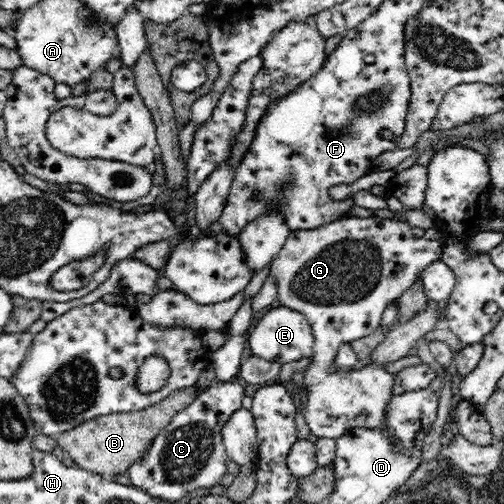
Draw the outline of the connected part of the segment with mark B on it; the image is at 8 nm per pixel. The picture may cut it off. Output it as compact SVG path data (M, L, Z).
M192 386L174 391L158 404L139 411L97 416L73 430L56 435L54 439L63 451L70 454L76 466L109 477L122 474L147 451L154 438L170 424L172 417L194 402L199 395L195 393L195 388L196 386Z

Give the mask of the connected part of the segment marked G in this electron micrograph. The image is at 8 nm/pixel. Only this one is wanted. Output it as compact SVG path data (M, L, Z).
M349 215L315 229L290 232L282 250L270 262L269 275L274 277L278 285L276 301L280 301L281 307L301 312L314 334L312 364L304 372L303 383L308 400L302 412L312 434L336 440L352 429L386 428L386 407L393 397L396 373L388 373L385 369L337 370L335 359L344 343L366 337L382 326L381 319L387 307L396 303L401 294L417 282L423 270L438 259L440 250L437 241L416 238L413 228L398 218L361 218Z

